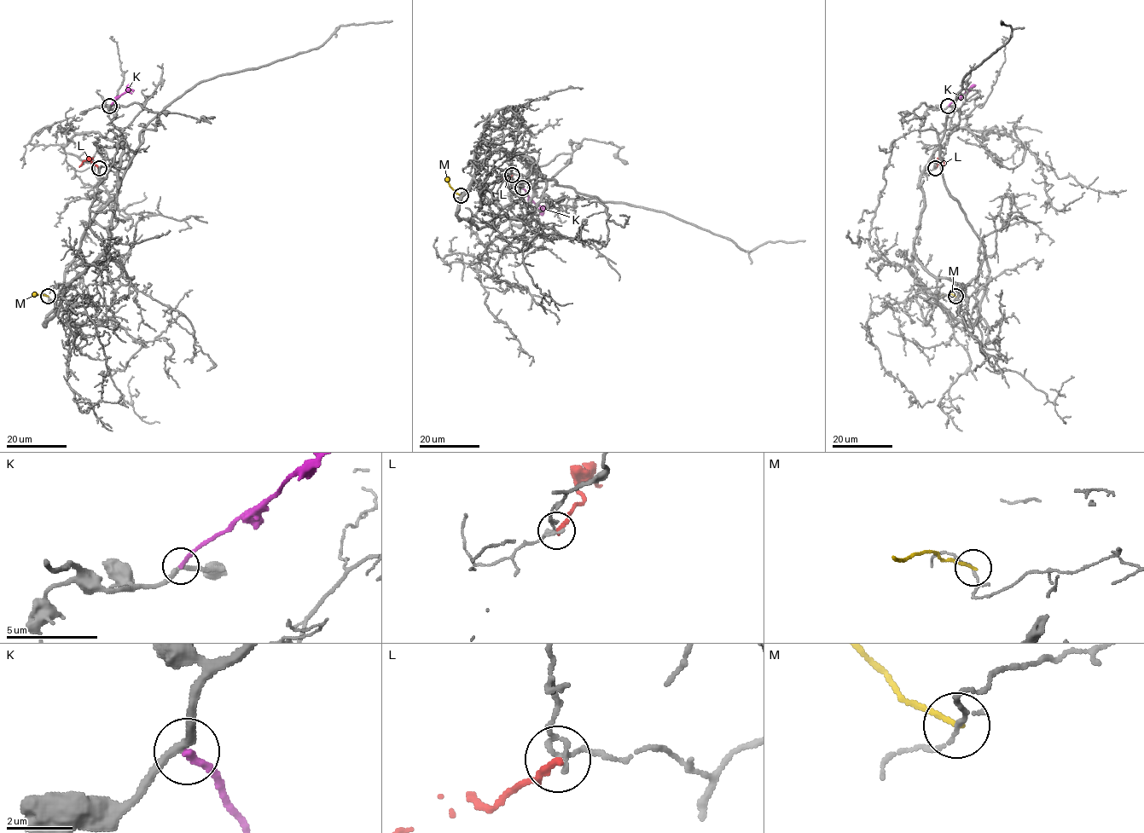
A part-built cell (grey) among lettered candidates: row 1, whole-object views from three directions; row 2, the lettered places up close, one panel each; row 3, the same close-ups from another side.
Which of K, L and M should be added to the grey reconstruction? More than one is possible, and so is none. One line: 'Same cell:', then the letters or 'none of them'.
Same cell: K

